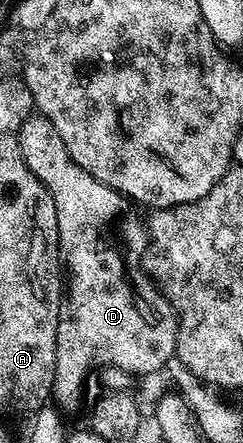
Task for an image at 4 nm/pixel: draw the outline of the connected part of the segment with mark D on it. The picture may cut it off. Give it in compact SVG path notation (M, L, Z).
M38 112L31 115L25 124L21 124L17 135L19 151L33 176L49 192L53 208L57 212L57 232L59 233L59 252L65 274L71 279L65 282L65 301L59 307L57 324L57 364L55 365L55 383L51 389L53 402L60 411L75 410L83 398L83 385L87 382L91 370L101 371L112 366L124 369L134 376L155 374L166 367L175 358L175 341L179 323L175 309L152 283L141 274L141 259L149 241L144 223L125 204L122 194L113 188L101 184L85 168L81 168L69 156L65 140L57 133L57 128L49 124L45 115Z

